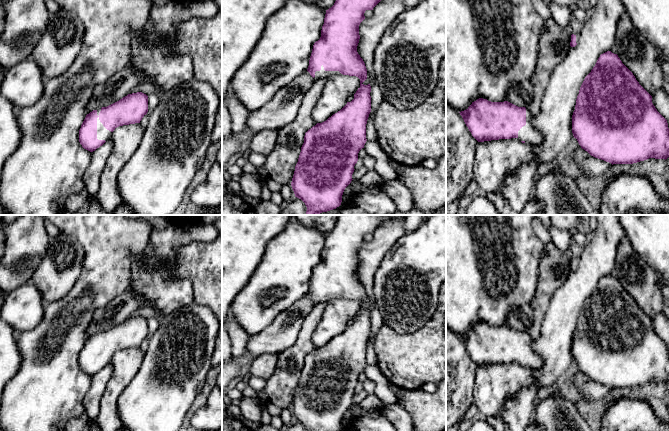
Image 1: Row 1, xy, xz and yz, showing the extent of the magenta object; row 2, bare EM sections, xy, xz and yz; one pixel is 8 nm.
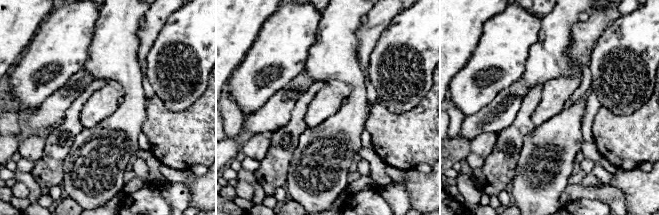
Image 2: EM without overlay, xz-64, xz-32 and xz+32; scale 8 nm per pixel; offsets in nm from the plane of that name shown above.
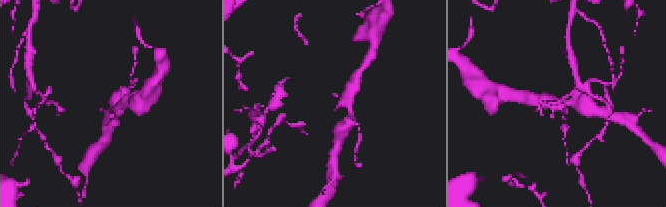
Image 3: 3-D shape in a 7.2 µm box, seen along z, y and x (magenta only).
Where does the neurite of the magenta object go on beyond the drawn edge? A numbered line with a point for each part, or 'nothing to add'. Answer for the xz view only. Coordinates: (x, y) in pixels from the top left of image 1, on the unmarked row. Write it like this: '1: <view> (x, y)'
1: xz (322, 298)

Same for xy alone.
1: xy (102, 357)

